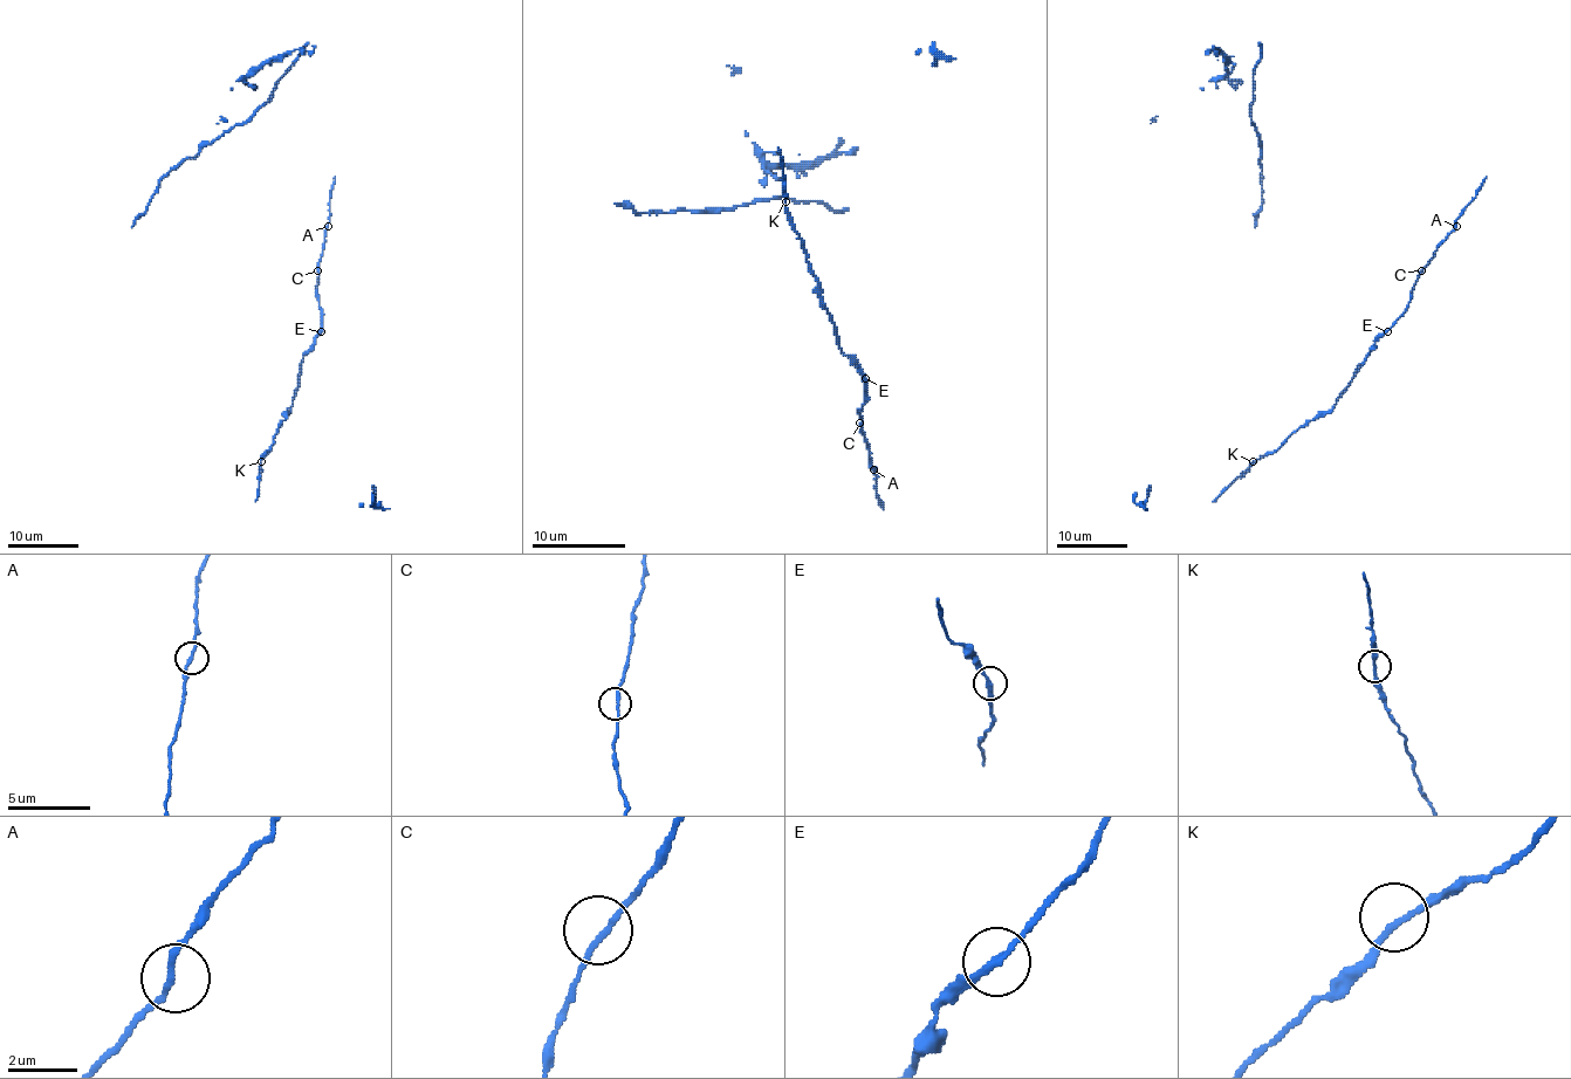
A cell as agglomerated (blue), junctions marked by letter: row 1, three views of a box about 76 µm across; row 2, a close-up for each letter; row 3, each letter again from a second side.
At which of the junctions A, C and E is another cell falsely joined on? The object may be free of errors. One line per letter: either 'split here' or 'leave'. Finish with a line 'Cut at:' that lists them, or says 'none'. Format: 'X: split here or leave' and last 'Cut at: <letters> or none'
A: leave
C: leave
E: leave
Cut at: none

